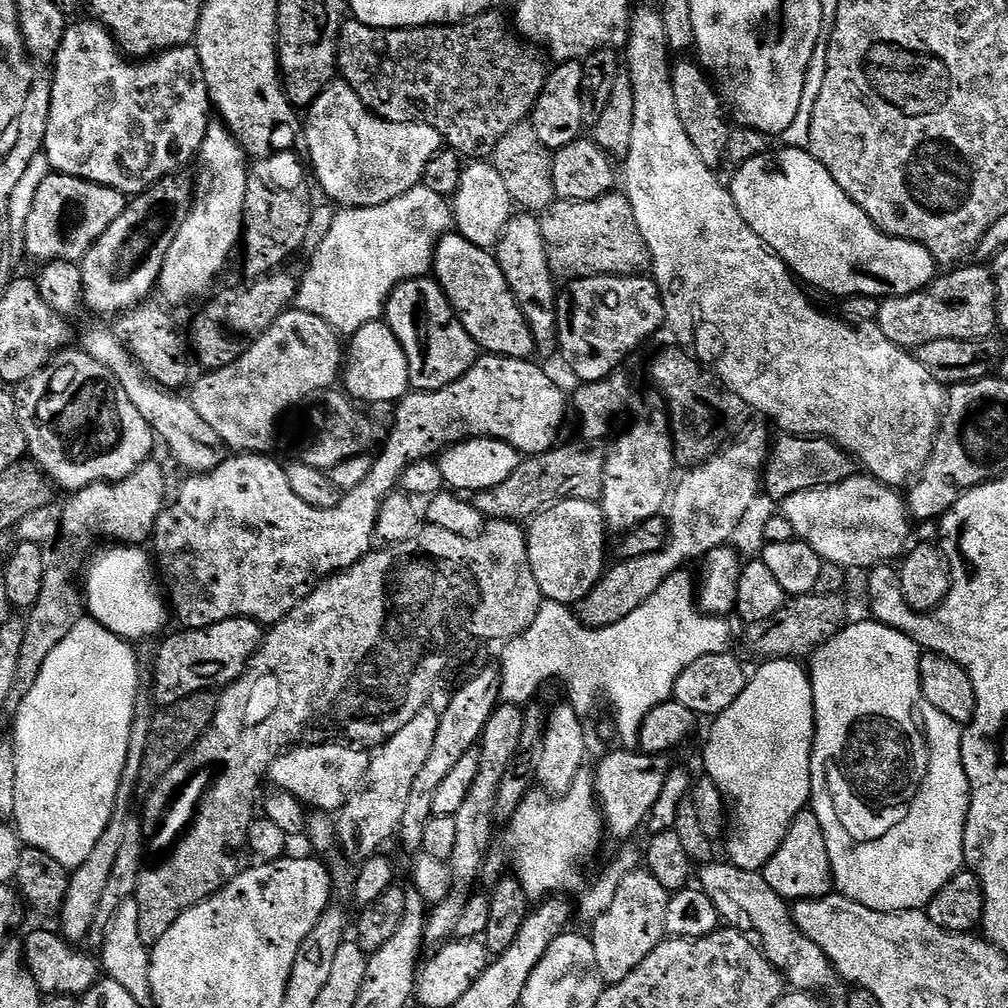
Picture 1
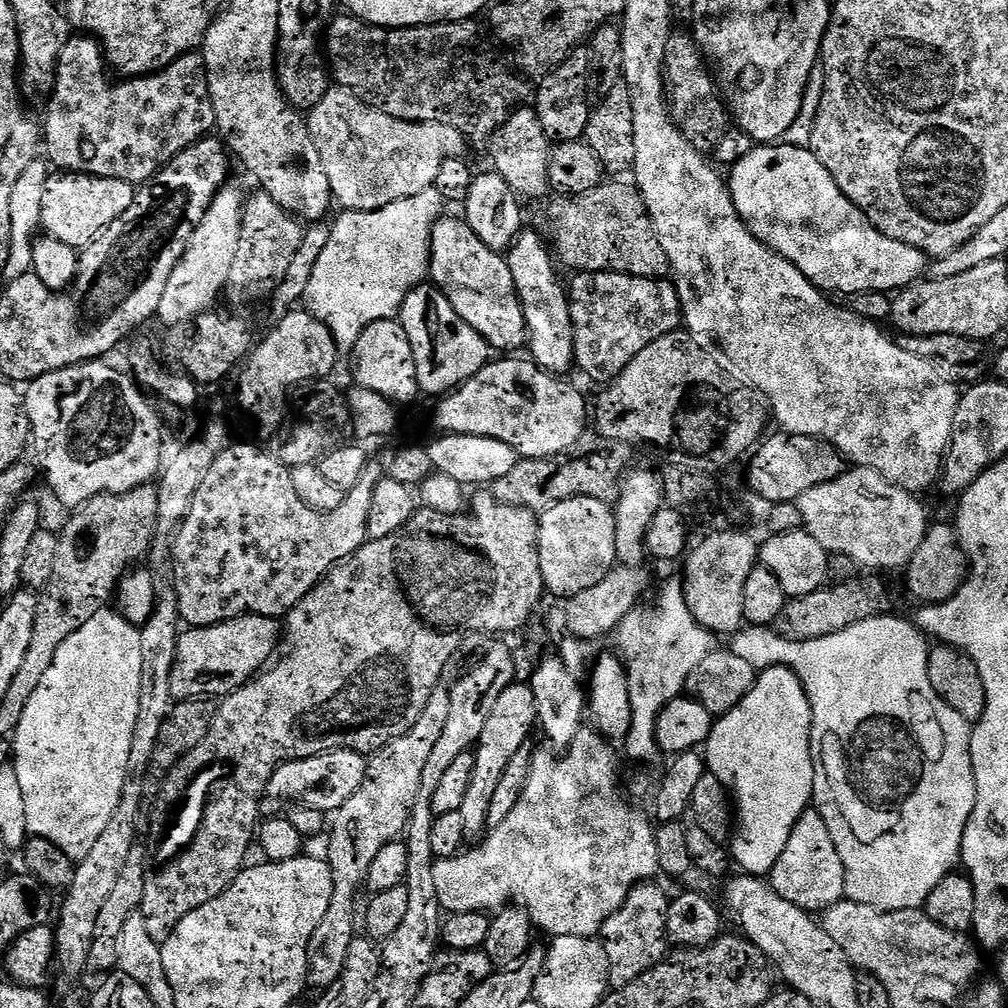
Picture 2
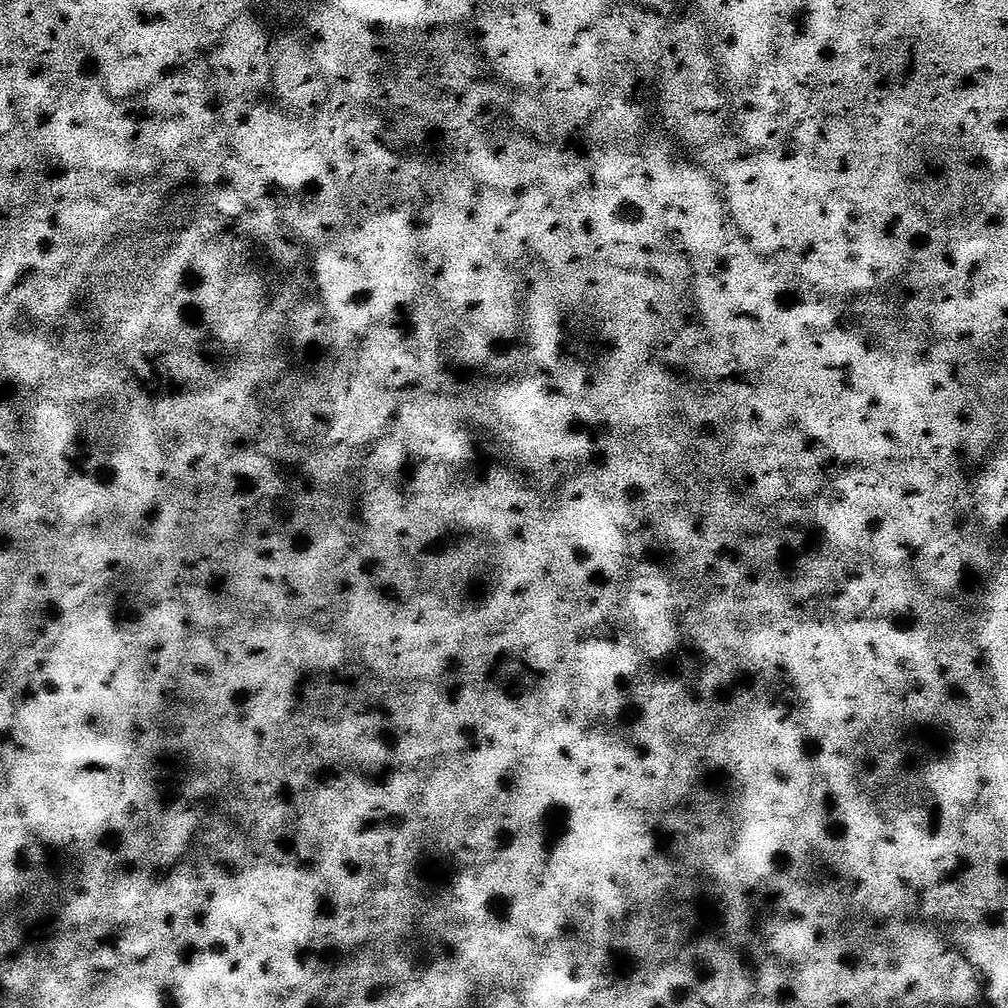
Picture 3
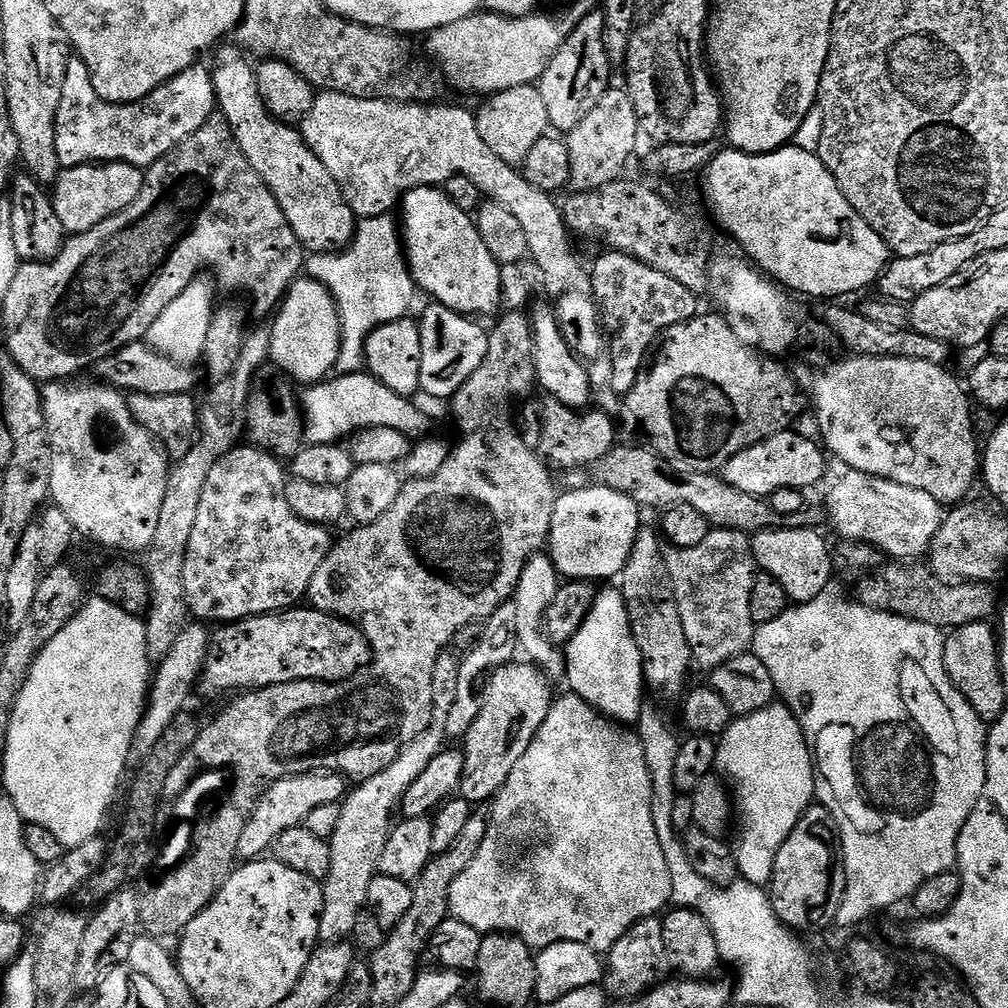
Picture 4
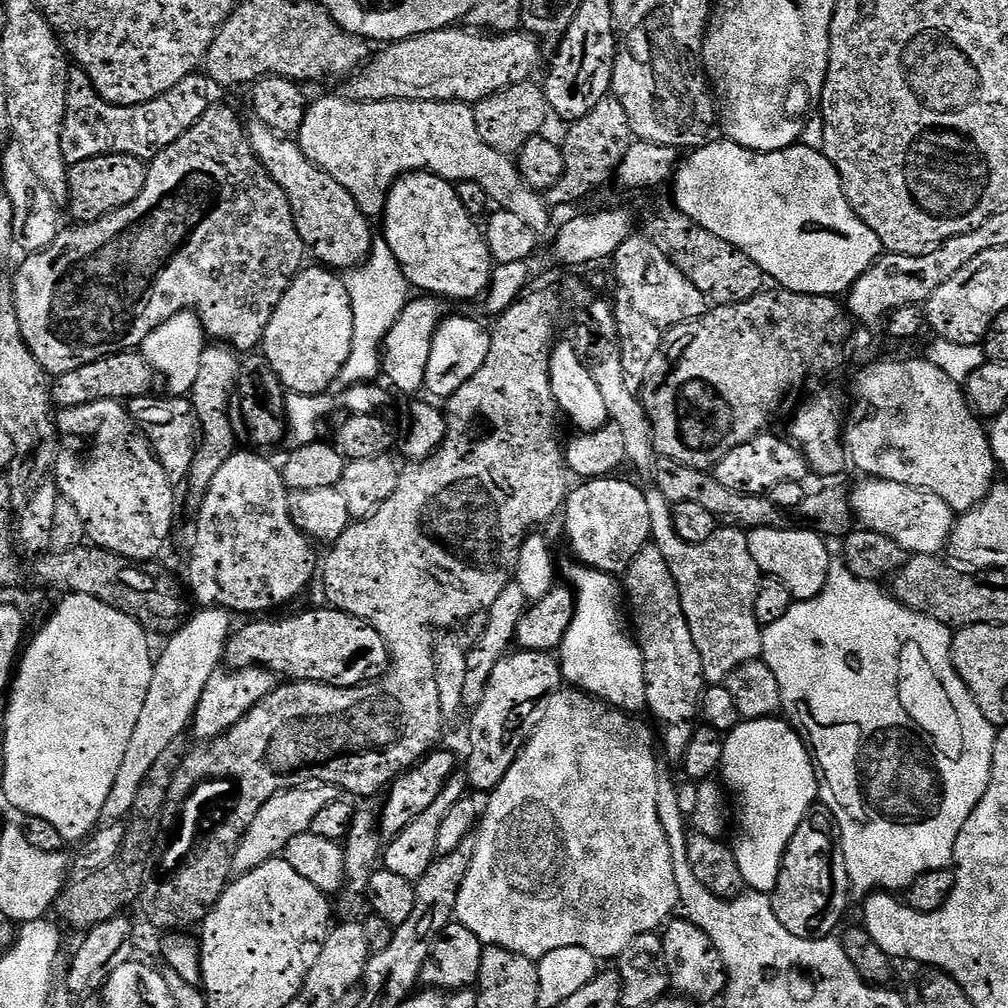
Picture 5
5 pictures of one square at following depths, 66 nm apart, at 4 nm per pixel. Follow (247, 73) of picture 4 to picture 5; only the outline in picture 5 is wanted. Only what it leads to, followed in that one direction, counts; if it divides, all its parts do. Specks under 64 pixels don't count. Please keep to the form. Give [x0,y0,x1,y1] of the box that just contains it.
[247,119,373,270]

